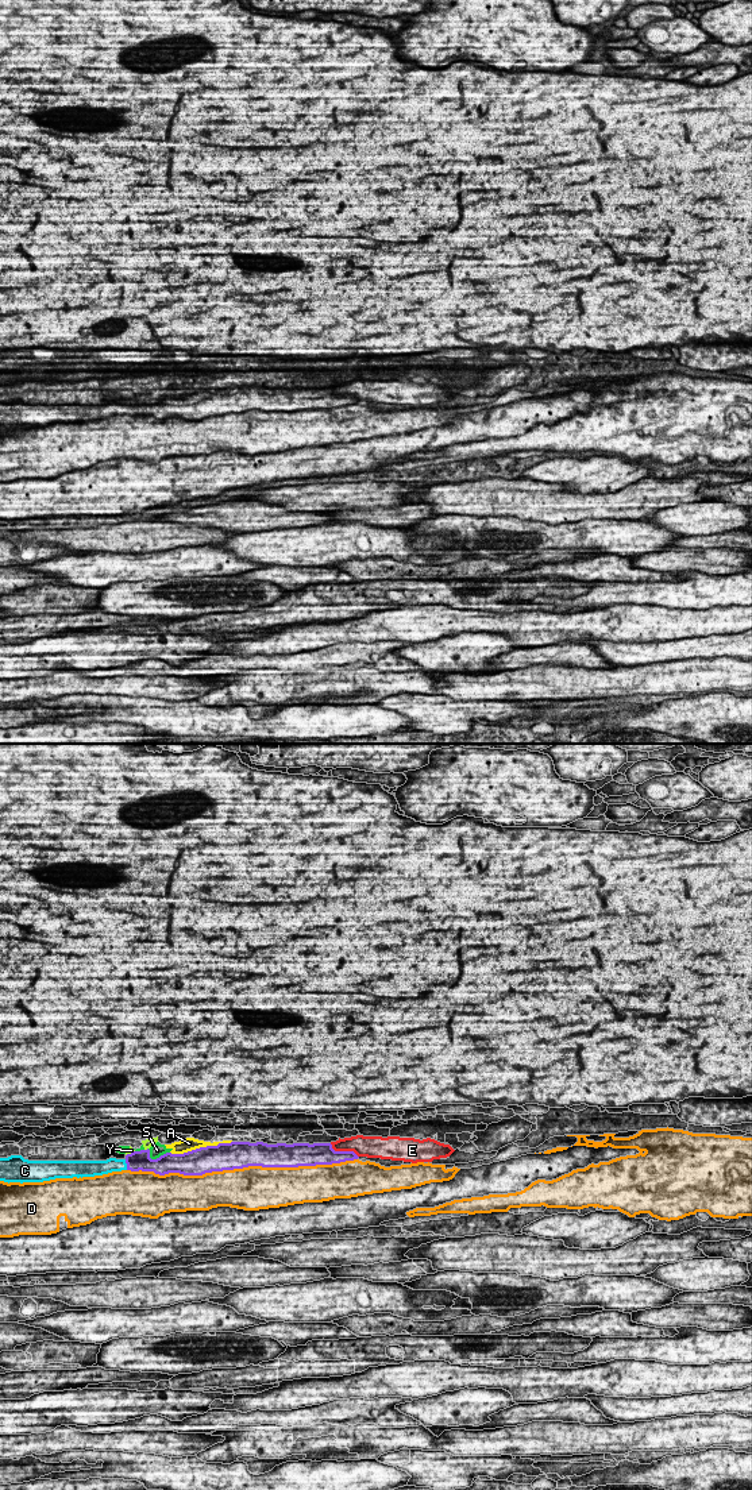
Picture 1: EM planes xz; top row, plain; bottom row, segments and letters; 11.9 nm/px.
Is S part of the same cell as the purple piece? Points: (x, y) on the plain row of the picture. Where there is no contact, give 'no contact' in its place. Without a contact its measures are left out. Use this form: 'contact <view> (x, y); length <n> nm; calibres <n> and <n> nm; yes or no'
contact xz (157, 402); length 280 nm; calibres 240 and 160 nm; no

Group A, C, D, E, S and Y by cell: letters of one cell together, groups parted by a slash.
A S Y / C / D / E

